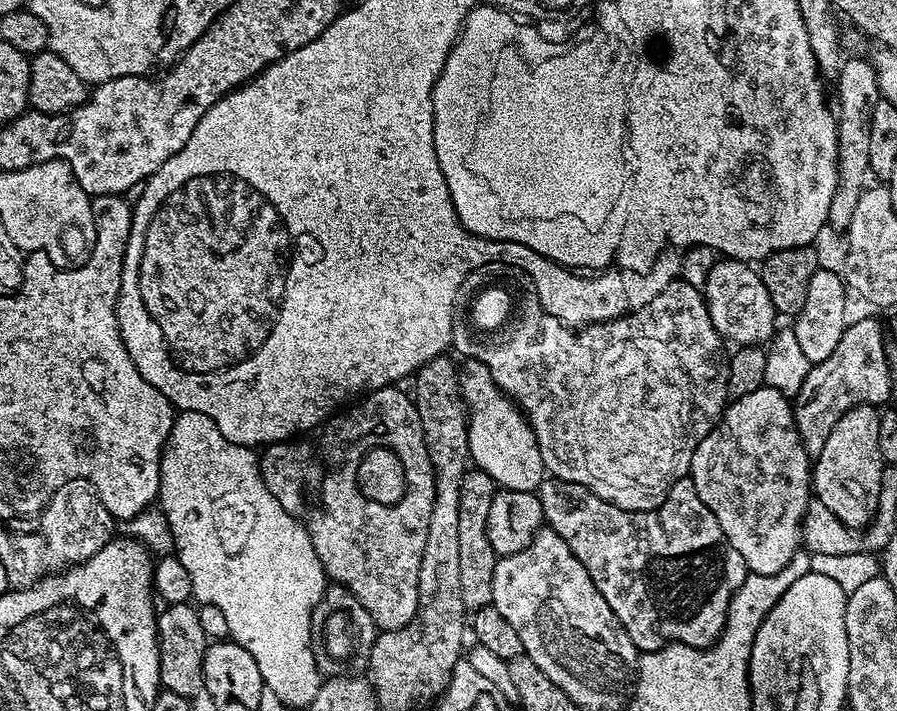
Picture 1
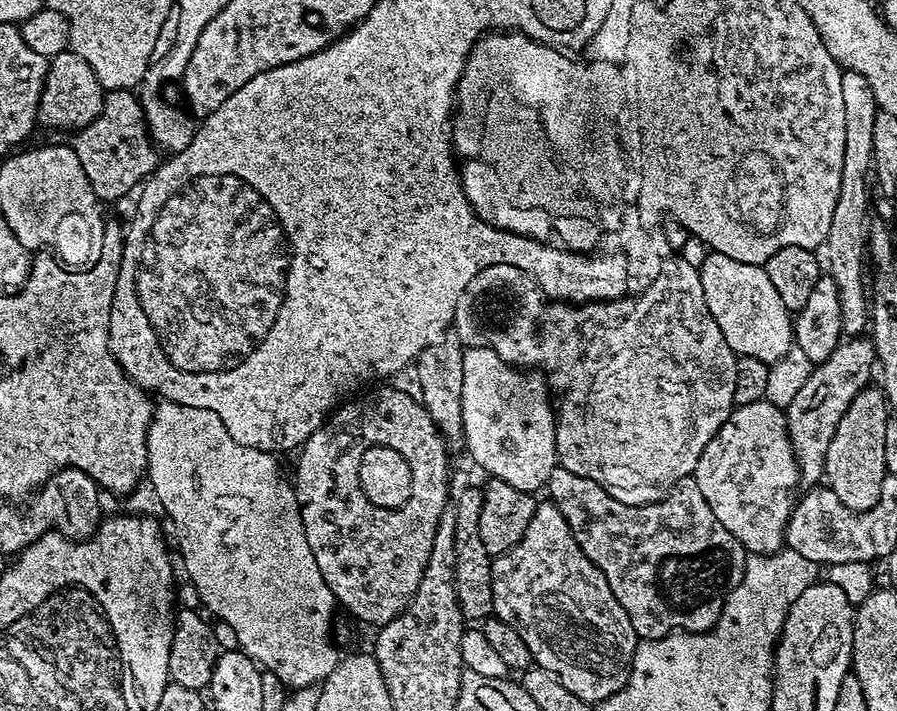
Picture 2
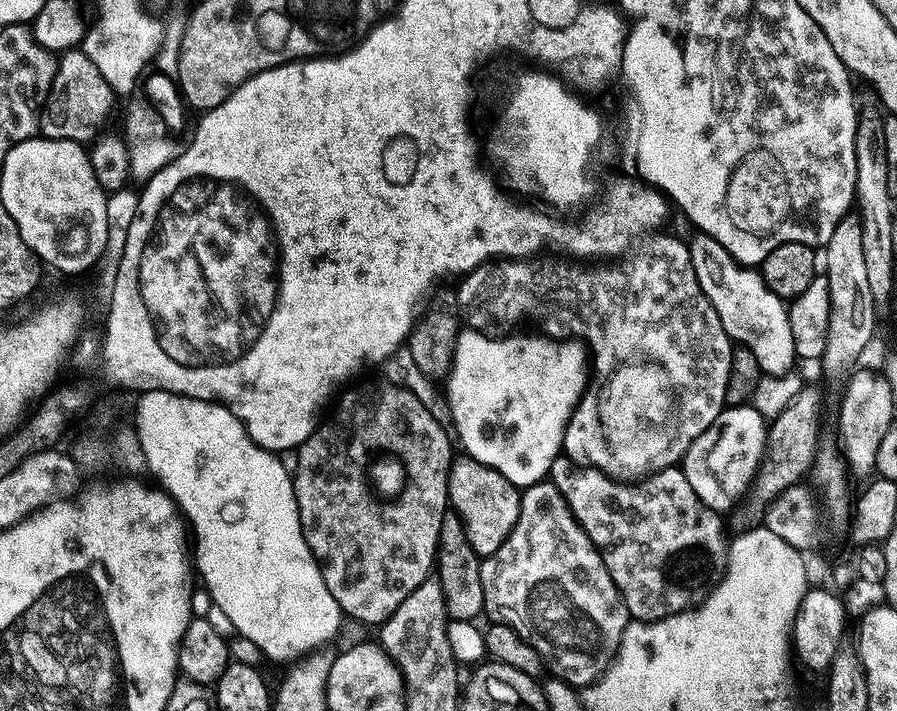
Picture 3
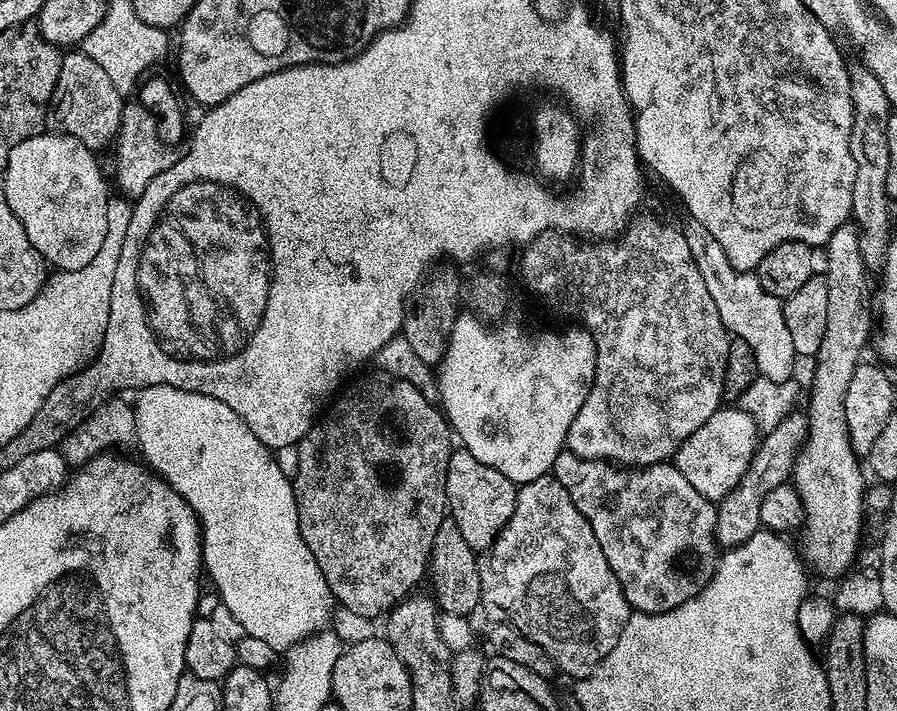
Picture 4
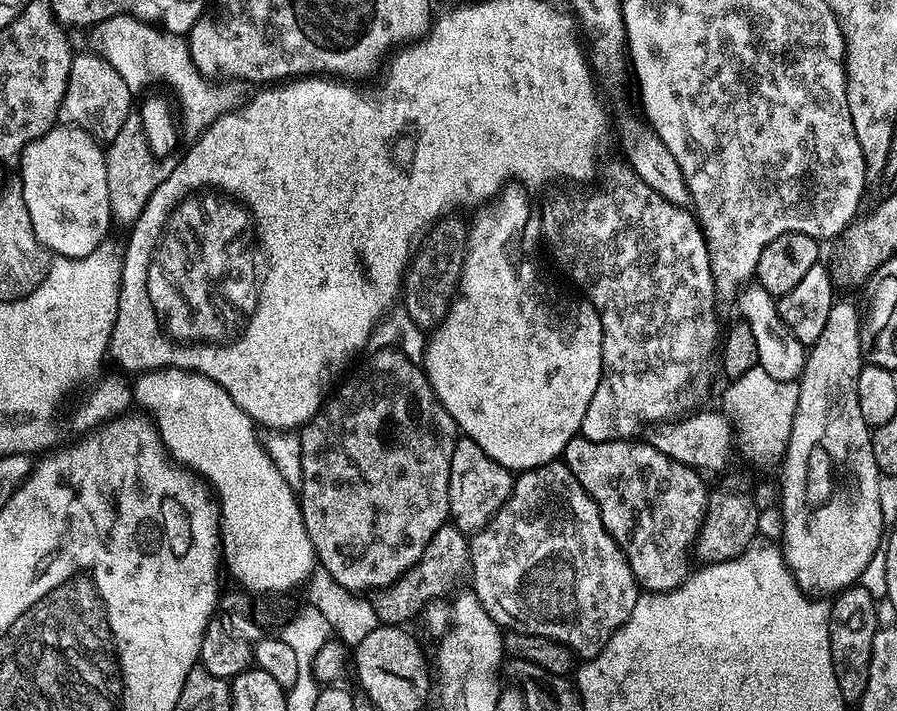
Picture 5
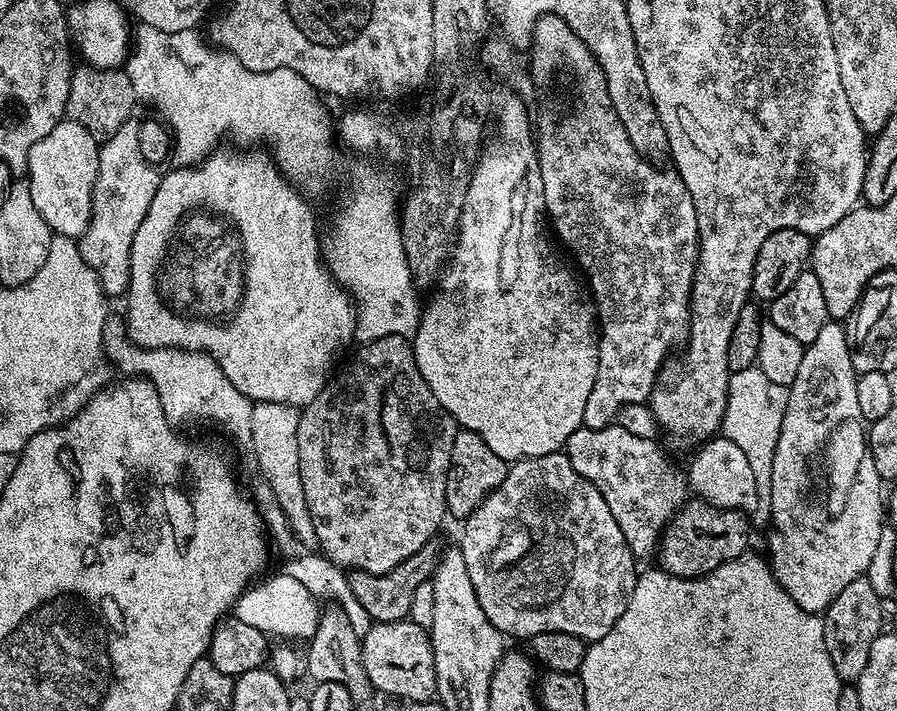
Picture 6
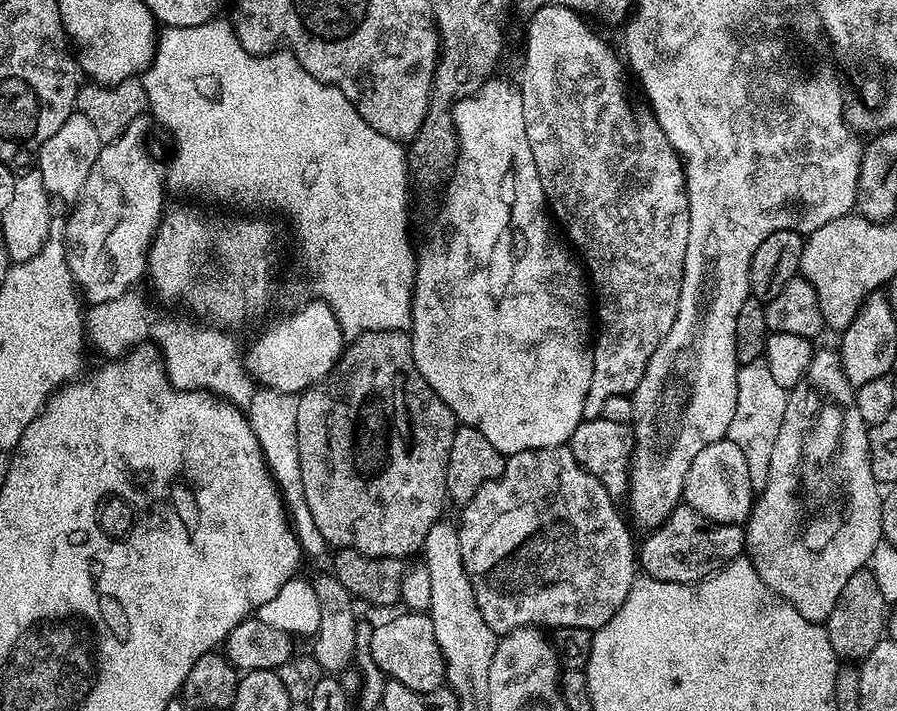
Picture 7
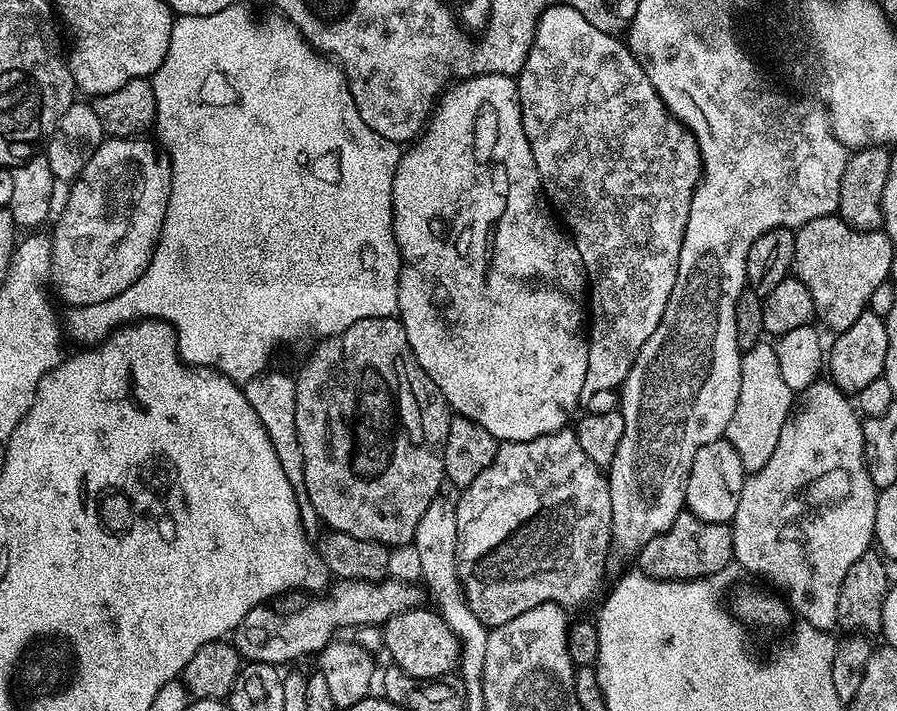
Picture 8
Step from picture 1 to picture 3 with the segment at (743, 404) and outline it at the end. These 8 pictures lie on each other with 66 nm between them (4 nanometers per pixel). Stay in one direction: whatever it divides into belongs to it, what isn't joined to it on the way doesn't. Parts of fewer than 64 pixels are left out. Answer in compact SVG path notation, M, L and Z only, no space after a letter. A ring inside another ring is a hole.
M728 406L718 414L718 418L712 423L705 432L686 450L682 461L682 470L686 474L686 482L694 486L694 494L706 506L710 506L715 512L727 514L735 506L736 500L749 495L753 487L757 473L760 471L760 464L764 461L764 455L768 447L769 425L766 417L751 406Z

